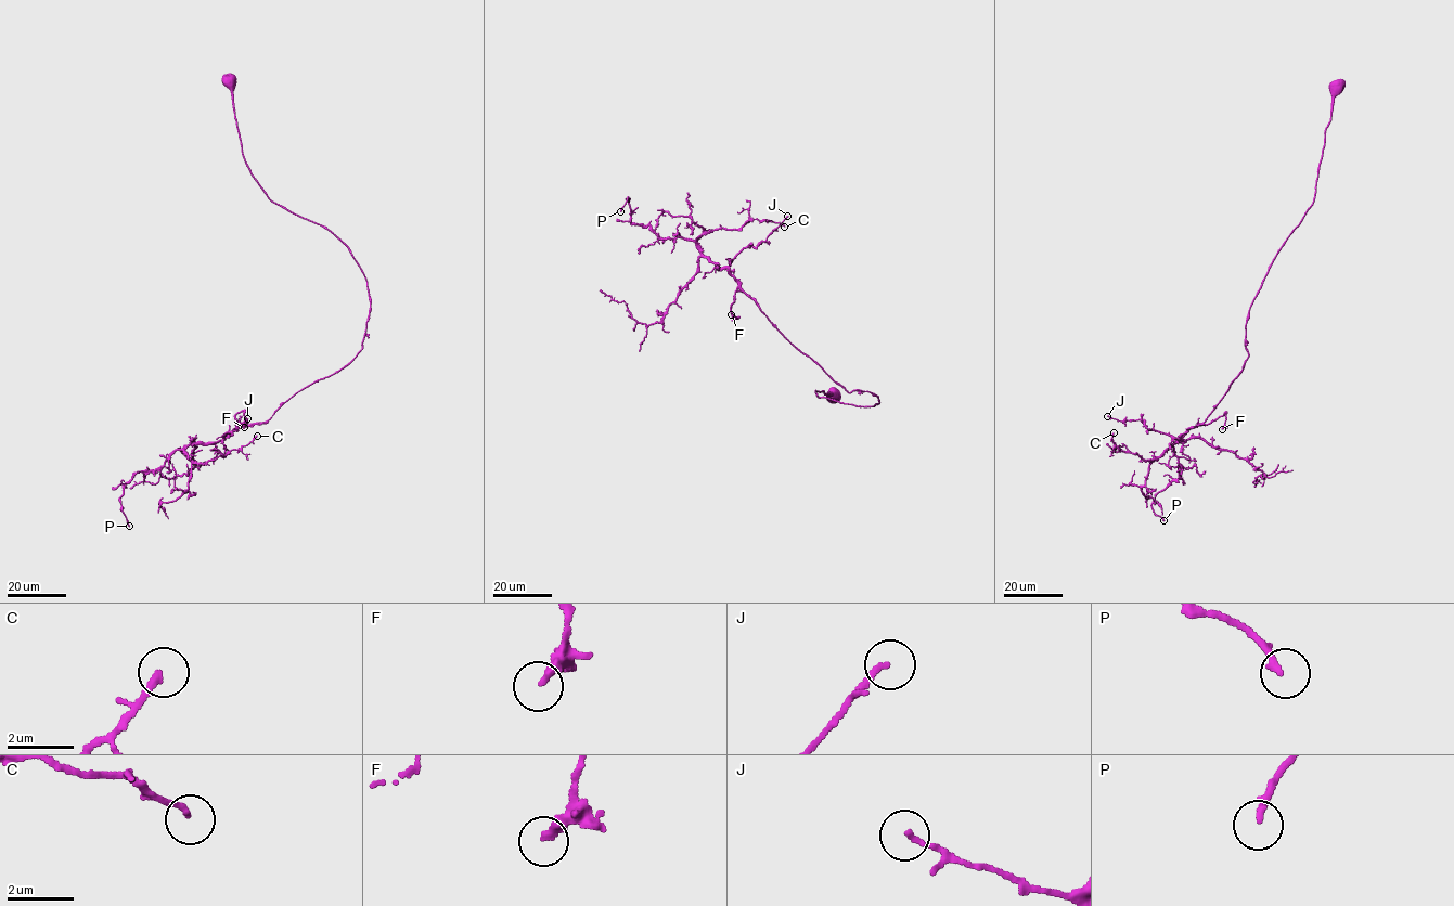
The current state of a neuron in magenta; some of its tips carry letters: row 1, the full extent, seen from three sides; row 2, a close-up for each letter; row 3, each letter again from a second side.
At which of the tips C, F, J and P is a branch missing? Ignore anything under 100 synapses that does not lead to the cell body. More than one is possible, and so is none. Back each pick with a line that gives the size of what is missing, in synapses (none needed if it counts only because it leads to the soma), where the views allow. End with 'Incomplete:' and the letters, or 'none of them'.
Incomplete: none of them

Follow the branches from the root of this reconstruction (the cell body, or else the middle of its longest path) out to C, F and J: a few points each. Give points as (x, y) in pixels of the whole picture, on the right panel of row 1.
C: (1336, 87), (1314, 198), (1249, 310), (1242, 370), (1205, 422), (1158, 456), (1121, 450), (1114, 432)
F: (1336, 87), (1314, 198), (1249, 310), (1249, 357), (1205, 422), (1195, 426), (1226, 413), (1222, 429)
J: (1336, 87), (1314, 198), (1249, 310), (1242, 370), (1205, 422), (1179, 438), (1107, 416)

